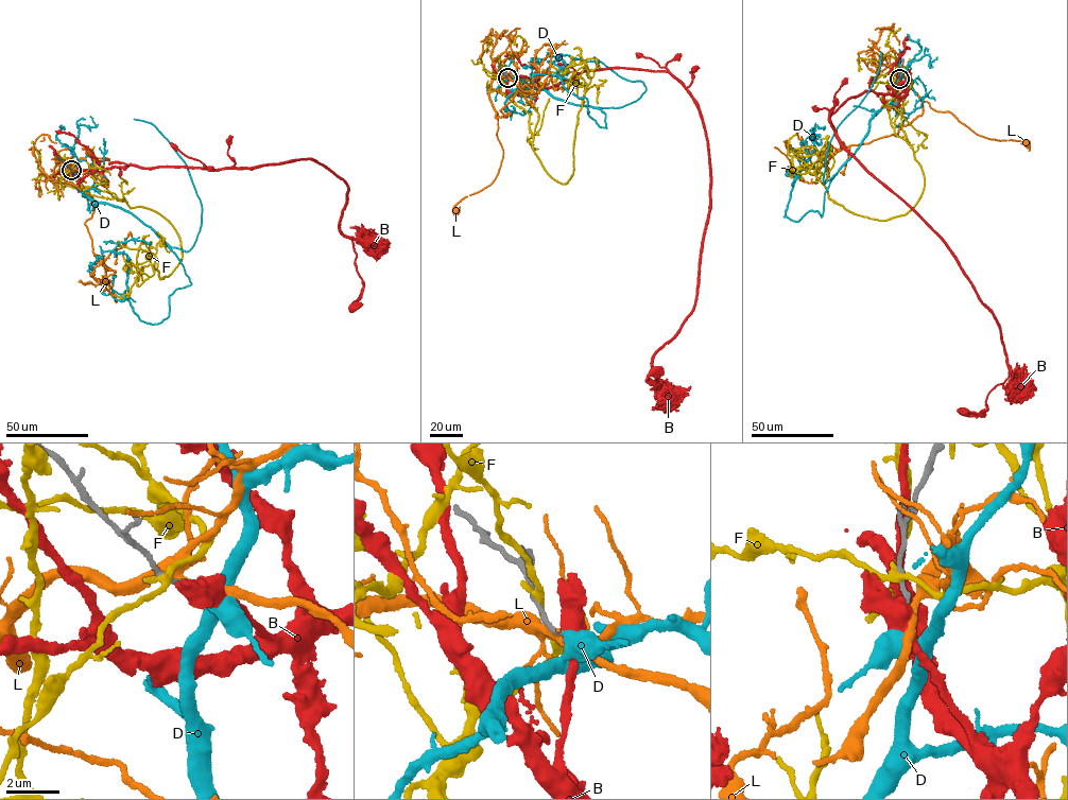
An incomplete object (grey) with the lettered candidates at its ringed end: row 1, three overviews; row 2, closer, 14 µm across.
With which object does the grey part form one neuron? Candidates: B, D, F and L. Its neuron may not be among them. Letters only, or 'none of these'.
D

